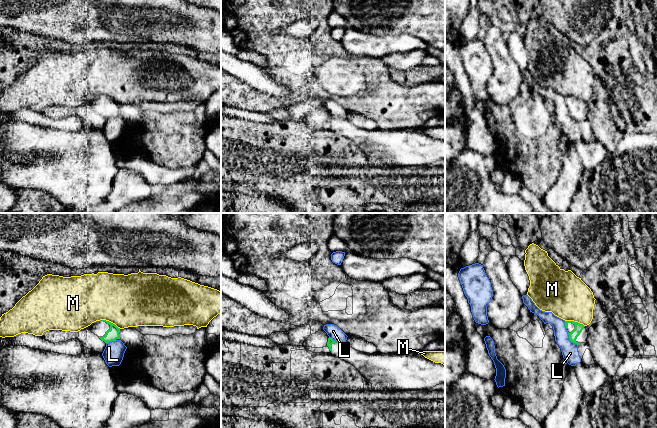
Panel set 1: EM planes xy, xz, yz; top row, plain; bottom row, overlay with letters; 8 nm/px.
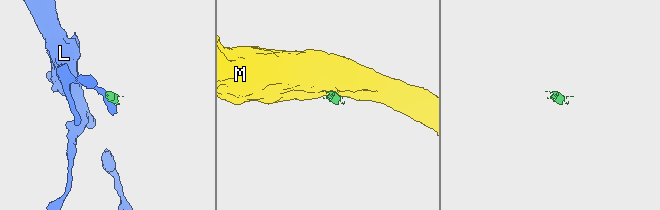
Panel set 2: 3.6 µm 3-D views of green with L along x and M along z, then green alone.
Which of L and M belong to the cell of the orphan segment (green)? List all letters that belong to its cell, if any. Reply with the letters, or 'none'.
none

